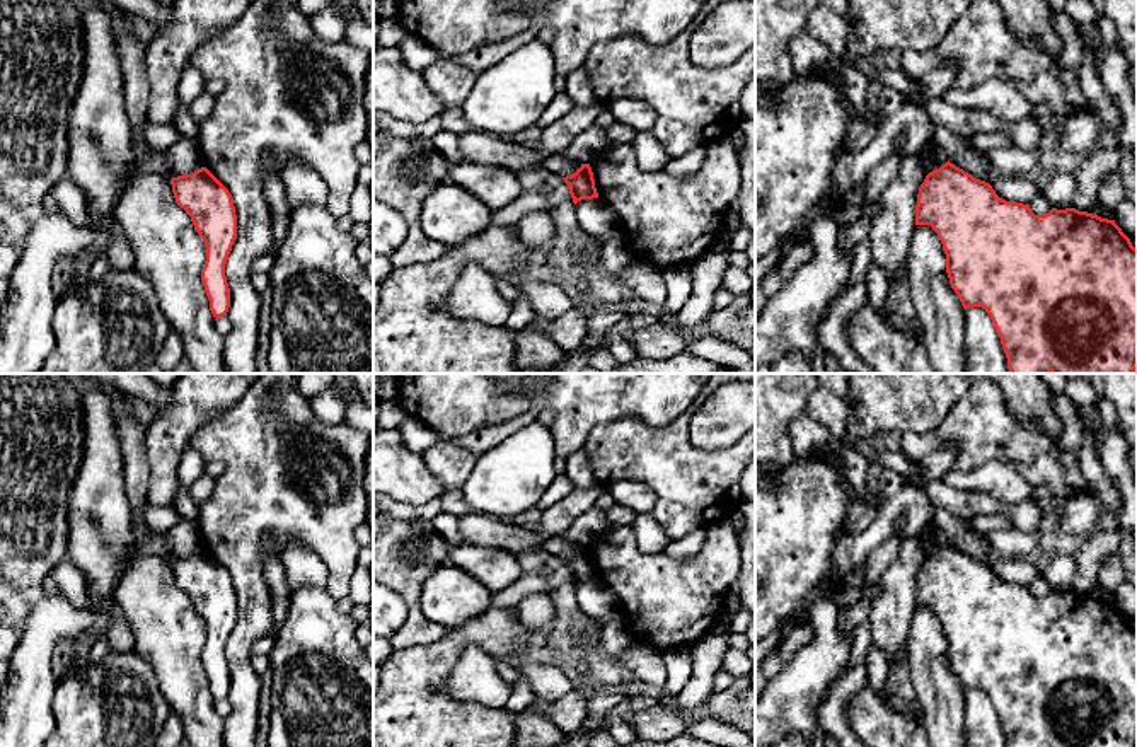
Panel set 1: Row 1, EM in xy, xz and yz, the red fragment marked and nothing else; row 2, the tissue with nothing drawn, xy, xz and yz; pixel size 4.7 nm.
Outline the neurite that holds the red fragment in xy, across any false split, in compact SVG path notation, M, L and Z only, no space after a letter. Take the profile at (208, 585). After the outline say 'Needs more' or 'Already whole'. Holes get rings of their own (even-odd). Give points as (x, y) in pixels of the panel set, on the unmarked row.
M206 551L170 561L176 585L191 599L194 612L205 622L206 643L201 663L213 699L223 699L230 689L225 646L237 619L237 597L228 571Z. Already whole

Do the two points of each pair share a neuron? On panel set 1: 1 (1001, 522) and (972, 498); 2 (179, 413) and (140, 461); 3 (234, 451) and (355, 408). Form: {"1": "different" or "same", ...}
{"1": "different", "2": "different", "3": "different"}

